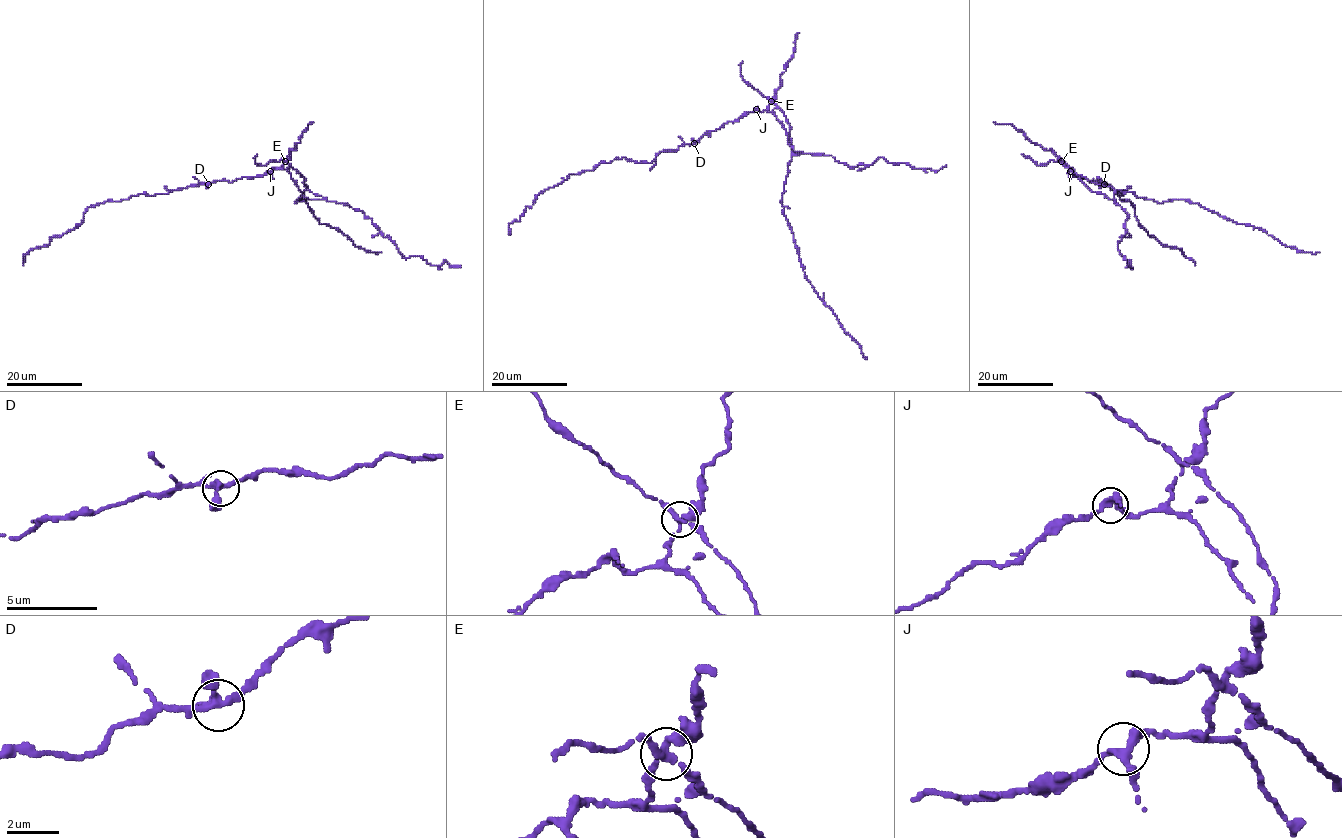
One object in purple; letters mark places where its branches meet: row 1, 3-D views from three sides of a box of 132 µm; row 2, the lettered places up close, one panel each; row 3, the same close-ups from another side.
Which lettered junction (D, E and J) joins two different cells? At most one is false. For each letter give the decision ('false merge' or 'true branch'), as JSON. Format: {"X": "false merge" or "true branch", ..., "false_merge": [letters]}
{"D": "true branch", "E": "false merge", "J": "true branch", "false_merge": ["E"]}

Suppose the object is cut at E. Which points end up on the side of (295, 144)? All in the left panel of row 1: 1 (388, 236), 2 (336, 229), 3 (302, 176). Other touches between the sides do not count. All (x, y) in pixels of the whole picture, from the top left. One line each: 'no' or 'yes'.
1: yes
2: no
3: no

